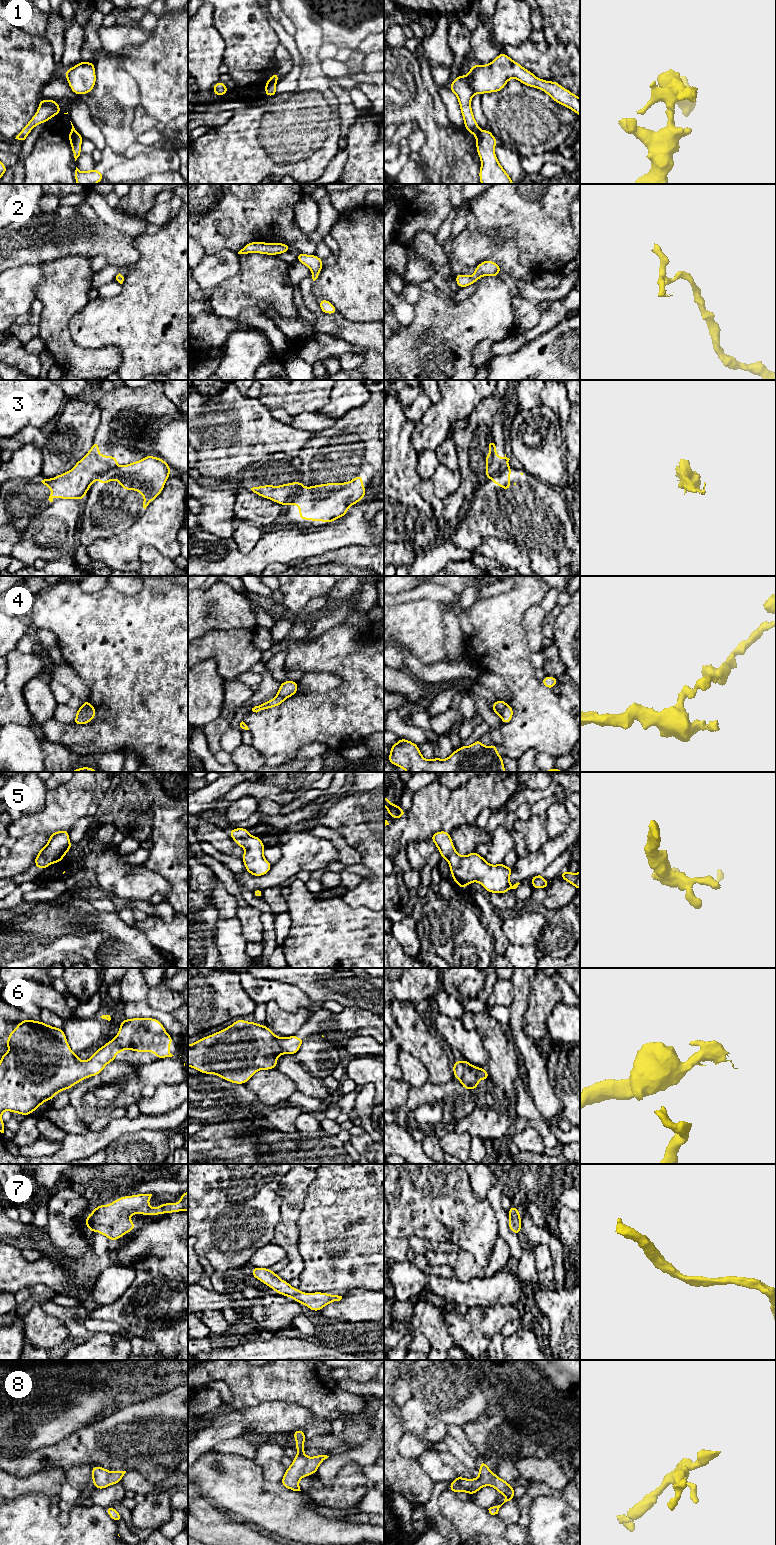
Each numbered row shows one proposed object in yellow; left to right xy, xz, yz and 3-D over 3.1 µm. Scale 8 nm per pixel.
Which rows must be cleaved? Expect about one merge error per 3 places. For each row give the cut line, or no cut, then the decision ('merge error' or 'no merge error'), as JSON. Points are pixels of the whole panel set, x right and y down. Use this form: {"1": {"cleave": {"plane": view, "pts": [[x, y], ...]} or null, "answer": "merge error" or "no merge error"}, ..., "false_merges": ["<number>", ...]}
{"1": {"cleave": {"plane": "xz", "pts": [[266, 82], [275, 83]]}, "answer": "merge error"}, "2": {"cleave": null, "answer": "no merge error"}, "3": {"cleave": {"plane": "xy", "pts": [[116, 466], [104, 471], [96, 478]]}, "answer": "merge error"}, "4": {"cleave": {"plane": "xy", "pts": [[82, 705], [95, 712]]}, "answer": "merge error"}, "5": {"cleave": null, "answer": "no merge error"}, "6": {"cleave": null, "answer": "no merge error"}, "7": {"cleave": null, "answer": "no merge error"}, "8": {"cleave": null, "answer": "no merge error"}, "false_merges": ["1", "3", "4"]}

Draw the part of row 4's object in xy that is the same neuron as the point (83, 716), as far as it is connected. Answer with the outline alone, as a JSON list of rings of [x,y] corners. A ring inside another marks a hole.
[[[81,706],[79,709],[77,709],[76,717],[73,723],[75,725],[88,724],[95,718],[95,716],[96,716],[95,711],[88,710],[84,708],[83,706]]]

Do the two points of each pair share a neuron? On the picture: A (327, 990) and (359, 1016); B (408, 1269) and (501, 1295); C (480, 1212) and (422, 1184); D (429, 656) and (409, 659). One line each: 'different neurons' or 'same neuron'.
A: different neurons
B: same neuron
C: same neuron
D: different neurons

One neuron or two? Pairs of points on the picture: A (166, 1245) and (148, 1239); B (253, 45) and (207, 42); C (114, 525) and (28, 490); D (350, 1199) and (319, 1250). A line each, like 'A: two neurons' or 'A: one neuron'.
A: one neuron
B: two neurons
C: two neurons
D: one neuron

